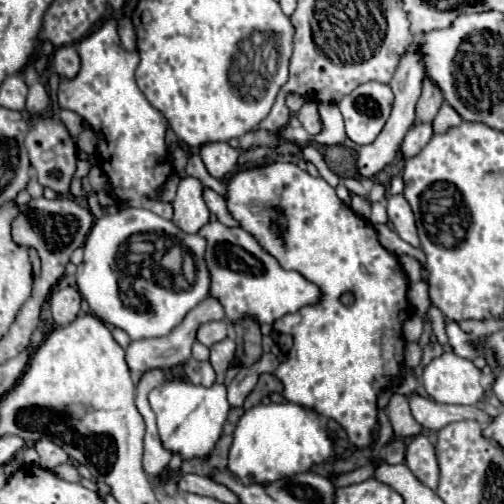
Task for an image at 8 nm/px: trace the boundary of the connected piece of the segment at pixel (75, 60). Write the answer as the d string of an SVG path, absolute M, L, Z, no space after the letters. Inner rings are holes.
M61 46L55 54L53 54L53 68L59 76L63 78L73 78L73 74L77 74L79 70L79 54L73 46Z

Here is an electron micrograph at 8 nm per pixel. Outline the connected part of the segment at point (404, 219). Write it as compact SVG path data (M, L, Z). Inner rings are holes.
M403 194L389 196L387 214L389 214L389 220L393 222L395 232L397 232L405 242L409 242L411 246L419 246L417 228L415 228L415 218L413 218L411 206L409 206L409 202L405 200Z

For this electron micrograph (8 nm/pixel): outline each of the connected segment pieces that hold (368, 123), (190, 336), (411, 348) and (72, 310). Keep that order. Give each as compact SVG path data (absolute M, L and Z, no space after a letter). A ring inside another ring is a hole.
M365 82L339 102L347 138L355 144L369 144L377 138L391 114L393 92L379 82Z
M205 298L167 336L163 336L163 338L143 338L143 340L131 342L127 346L127 364L129 364L129 368L133 372L147 372L151 368L173 368L177 364L183 364L187 358L191 358L191 346L195 342L197 328L203 322L211 322L211 320L225 320L225 312L221 310L221 304L215 298Z
M407 342L407 348L405 348L405 366L407 368L417 368L419 362L421 362L421 346L417 342Z
M67 286L63 290L59 290L57 294L53 294L49 298L51 302L51 314L53 314L53 322L57 326L67 326L69 322L73 322L73 318L77 318L79 314L79 304L81 304L81 294L75 286Z

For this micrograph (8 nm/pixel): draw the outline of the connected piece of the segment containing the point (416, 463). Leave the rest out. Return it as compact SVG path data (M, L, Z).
M423 434L415 436L407 445L405 464L425 486L429 486L431 490L437 490L439 464L435 447L426 436Z

